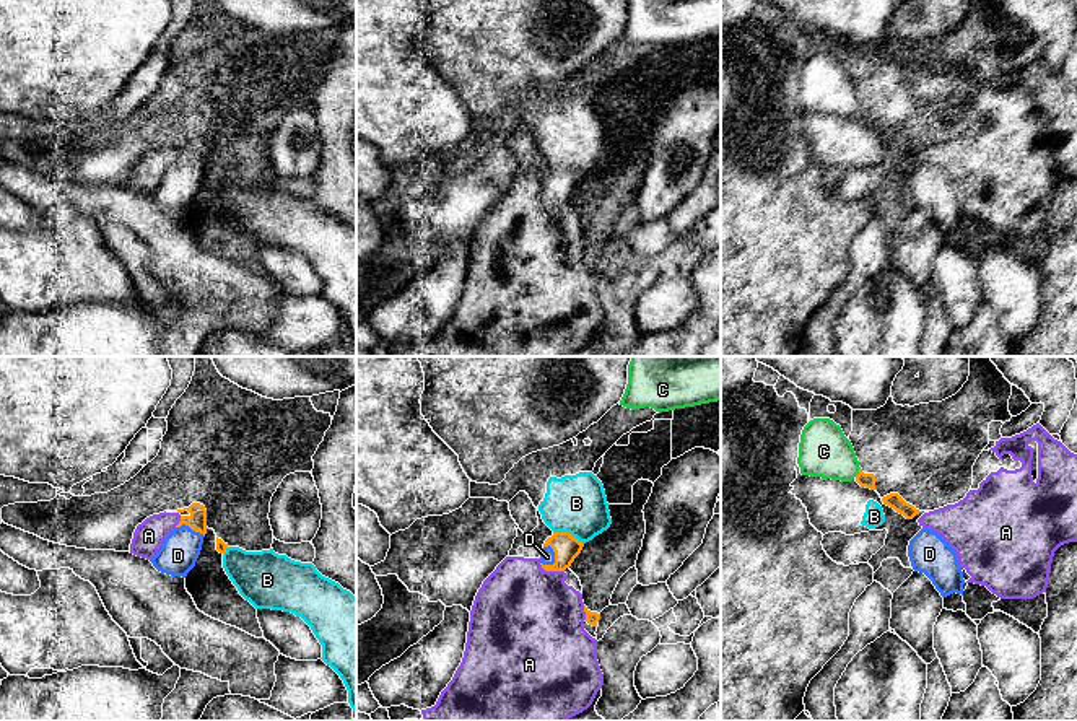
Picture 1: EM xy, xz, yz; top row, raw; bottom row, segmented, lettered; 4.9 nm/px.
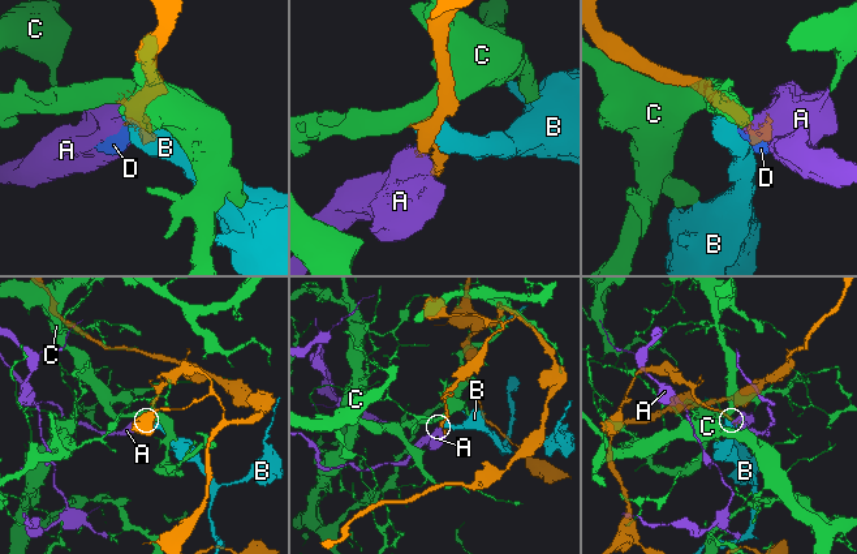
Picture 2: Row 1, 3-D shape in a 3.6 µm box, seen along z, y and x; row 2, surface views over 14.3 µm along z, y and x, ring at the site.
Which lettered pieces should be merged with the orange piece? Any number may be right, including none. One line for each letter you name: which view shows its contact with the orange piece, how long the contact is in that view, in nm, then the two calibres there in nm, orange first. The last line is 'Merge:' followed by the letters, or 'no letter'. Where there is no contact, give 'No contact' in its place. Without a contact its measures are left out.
D: Touches orange in xz. Shared border 110 nm. Thickness 130 nm (orange) against 70 nm
Merge: D

